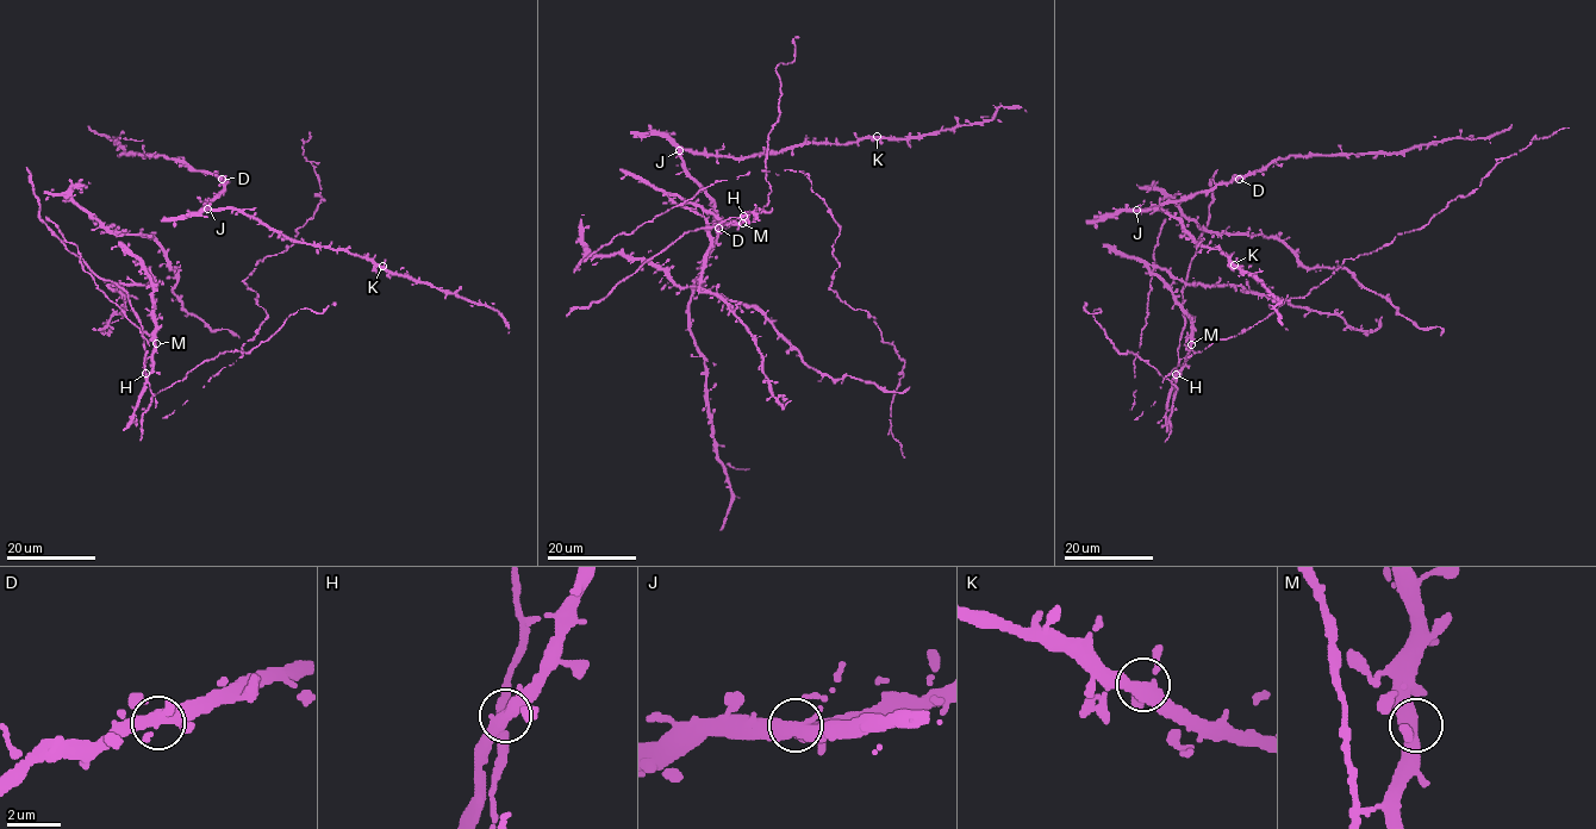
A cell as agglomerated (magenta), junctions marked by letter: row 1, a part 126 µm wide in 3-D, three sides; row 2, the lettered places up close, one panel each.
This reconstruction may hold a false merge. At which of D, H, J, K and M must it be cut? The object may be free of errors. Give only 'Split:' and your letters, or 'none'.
Split: none

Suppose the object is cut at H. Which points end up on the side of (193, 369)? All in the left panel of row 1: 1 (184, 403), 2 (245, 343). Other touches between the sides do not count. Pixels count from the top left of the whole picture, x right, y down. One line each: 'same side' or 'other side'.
1: other side
2: other side

